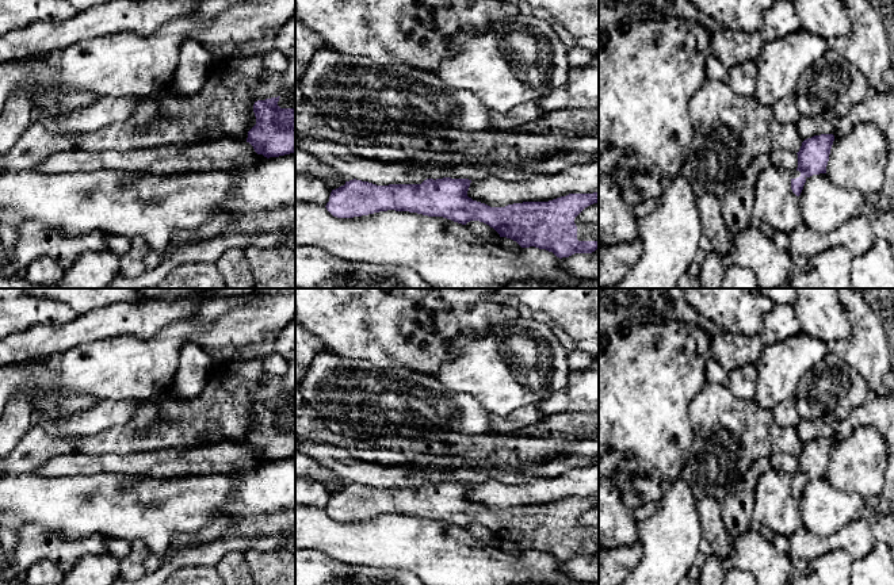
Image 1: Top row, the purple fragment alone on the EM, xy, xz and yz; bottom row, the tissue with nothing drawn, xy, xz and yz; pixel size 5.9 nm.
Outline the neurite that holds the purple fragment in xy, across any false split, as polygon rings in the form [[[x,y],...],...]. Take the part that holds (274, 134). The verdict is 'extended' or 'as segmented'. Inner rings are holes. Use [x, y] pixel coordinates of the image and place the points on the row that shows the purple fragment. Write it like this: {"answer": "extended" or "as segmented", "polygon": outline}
{"answer": "extended", "polygon": [[[295,92],[287,98],[257,100],[253,104],[256,125],[248,131],[249,142],[257,154],[279,157],[295,153]]]}

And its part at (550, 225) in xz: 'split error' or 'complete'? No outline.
split error

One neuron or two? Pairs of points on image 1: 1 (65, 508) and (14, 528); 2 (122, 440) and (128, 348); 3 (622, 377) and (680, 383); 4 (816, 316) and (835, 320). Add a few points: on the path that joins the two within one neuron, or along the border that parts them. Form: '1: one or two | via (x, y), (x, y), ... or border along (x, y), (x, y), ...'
1: two | border along (14, 512), (26, 524)
2: two | border along (168, 387), (138, 401)
3: one | via (637, 378), (665, 378)
4: one | via (820, 316), (831, 320)

